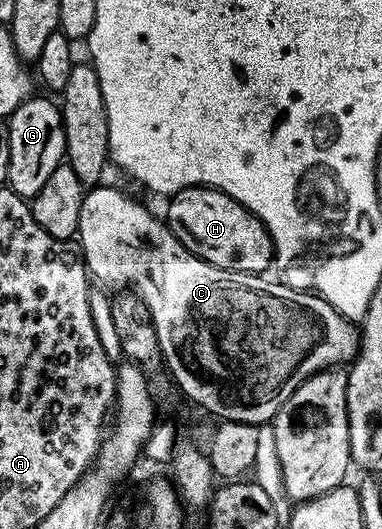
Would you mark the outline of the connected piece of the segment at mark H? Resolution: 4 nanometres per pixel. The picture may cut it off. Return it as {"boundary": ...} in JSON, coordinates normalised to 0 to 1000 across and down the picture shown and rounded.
{"boundary":[[[500,350],[492,357],[448,367],[442,380],[450,382],[440,388],[435,408],[440,435],[518,490],[573,509],[673,520],[688,518],[702,499],[715,499],[717,473],[702,433],[641,388],[579,357]]]}

